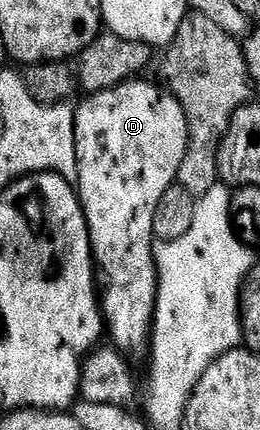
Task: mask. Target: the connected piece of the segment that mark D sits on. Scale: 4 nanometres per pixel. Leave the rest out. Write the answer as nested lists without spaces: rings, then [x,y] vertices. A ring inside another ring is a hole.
[[[145,79],[124,81],[123,84],[117,85],[113,89],[86,96],[84,98],[86,101],[81,106],[78,104],[73,114],[73,122],[75,123],[75,151],[77,152],[77,180],[75,182],[75,188],[81,198],[81,210],[85,212],[85,218],[87,219],[95,269],[99,274],[100,284],[103,286],[99,293],[103,321],[107,326],[108,336],[109,333],[113,336],[114,342],[112,341],[112,344],[118,350],[126,351],[125,349],[130,349],[133,353],[139,352],[144,345],[146,348],[150,344],[153,331],[153,312],[157,306],[157,264],[153,262],[155,207],[159,203],[159,199],[163,199],[163,195],[167,195],[169,188],[177,181],[177,172],[183,163],[183,155],[187,155],[187,143],[189,142],[187,115],[179,102],[174,99],[173,94],[168,91],[162,91],[160,93],[151,82],[141,80]]]

